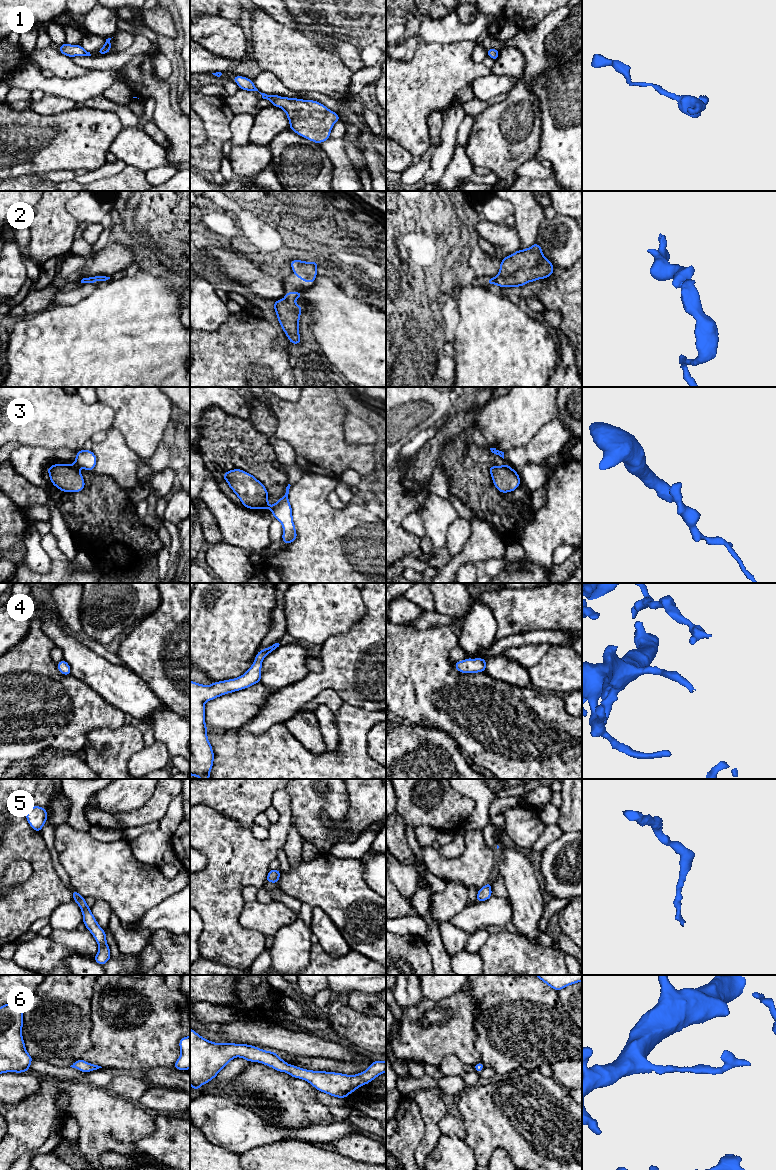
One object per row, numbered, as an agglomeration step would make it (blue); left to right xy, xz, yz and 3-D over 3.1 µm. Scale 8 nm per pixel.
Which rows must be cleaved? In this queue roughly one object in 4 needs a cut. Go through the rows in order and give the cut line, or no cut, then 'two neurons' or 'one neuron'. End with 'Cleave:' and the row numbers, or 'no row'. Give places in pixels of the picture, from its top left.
1: cut none; one neuron
2: cut none; one neuron
3: cut xy (73, 465), (77, 468); two neurons
4: cut none; one neuron
5: cut none; one neuron
6: cut none; one neuron
Cleave: 3

